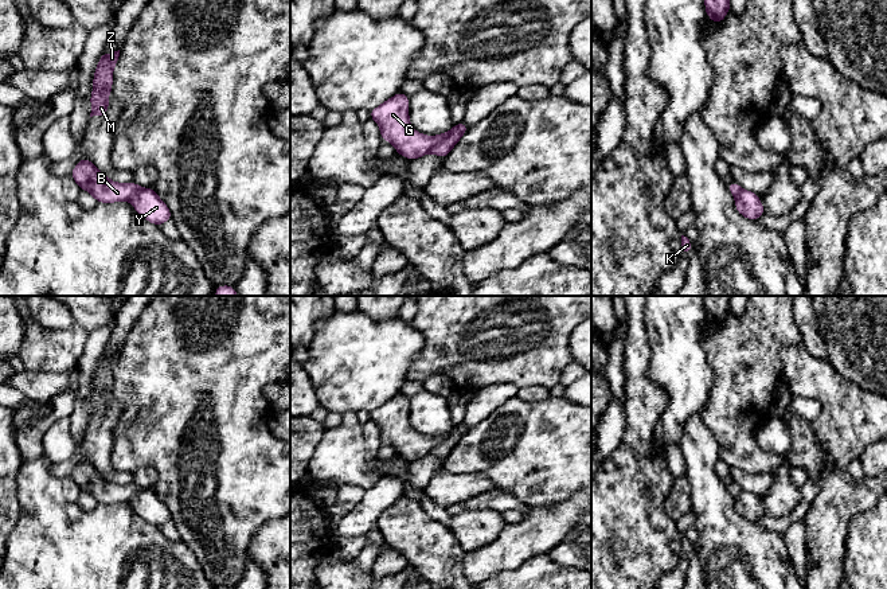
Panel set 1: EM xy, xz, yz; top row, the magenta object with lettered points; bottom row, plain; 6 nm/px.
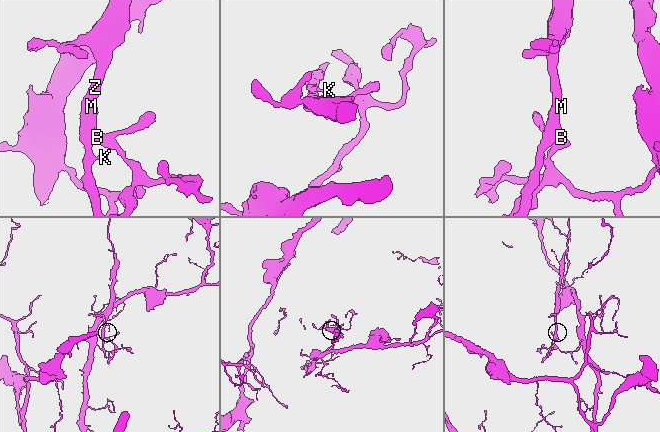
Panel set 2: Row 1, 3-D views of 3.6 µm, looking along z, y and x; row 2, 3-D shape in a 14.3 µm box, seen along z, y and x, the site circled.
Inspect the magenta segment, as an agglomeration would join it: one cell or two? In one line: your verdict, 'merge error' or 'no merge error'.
merge error

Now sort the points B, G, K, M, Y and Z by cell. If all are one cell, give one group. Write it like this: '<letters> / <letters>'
B G K M Z / Y

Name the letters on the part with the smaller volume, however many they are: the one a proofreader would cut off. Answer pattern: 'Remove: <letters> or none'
Remove: B, G, K, M, Z

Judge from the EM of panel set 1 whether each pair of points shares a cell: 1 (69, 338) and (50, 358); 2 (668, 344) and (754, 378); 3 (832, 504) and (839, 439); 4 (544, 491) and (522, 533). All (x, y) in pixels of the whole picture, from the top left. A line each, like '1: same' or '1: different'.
1: same
2: different
3: different
4: different

